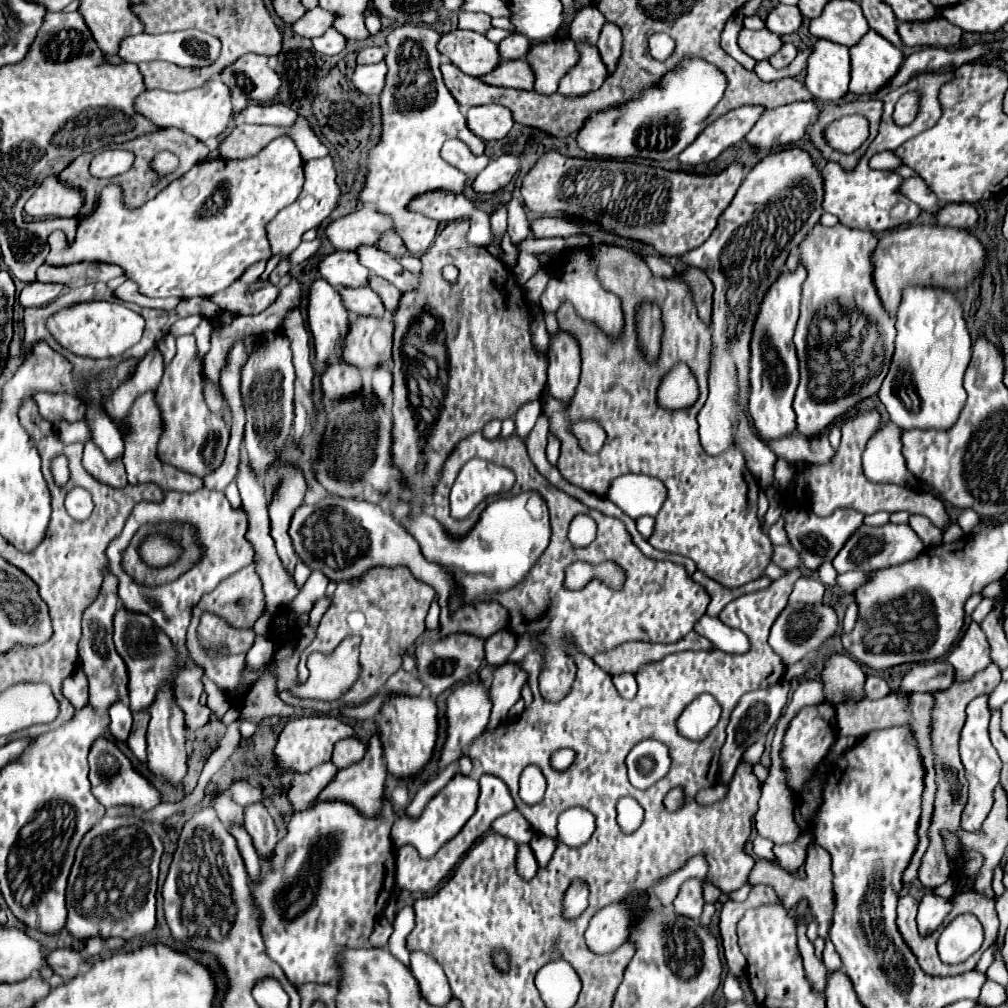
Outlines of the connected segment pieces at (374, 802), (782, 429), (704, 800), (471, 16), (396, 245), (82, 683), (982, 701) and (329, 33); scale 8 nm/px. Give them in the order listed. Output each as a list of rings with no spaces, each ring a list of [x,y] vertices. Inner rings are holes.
[[[374,734],[370,740],[370,748],[366,756],[362,758],[362,762],[348,766],[344,770],[338,770],[336,778],[332,778],[332,782],[320,792],[320,798],[316,798],[316,802],[340,800],[340,802],[348,802],[350,806],[356,806],[356,810],[360,810],[360,814],[364,814],[366,818],[380,818],[380,810],[384,802],[382,798],[384,778],[386,778],[386,764],[382,758],[382,744],[378,740],[378,734]]]
[[[802,264],[794,272],[780,272],[780,278],[768,288],[764,302],[760,302],[760,314],[752,328],[752,358],[750,358],[750,414],[758,432],[772,440],[790,434],[796,428],[796,414],[792,410],[794,392],[798,386],[798,358],[794,350],[794,328],[798,322],[800,294],[806,280]]]
[[[718,783],[714,787],[700,791],[695,800],[702,805],[710,805],[716,801],[722,800],[728,792],[728,784]]]
[[[460,12],[458,14],[458,28],[474,30],[474,32],[486,32],[490,28],[490,16],[484,12]]]
[[[388,230],[388,234],[382,234],[382,236],[380,236],[378,248],[390,252],[390,254],[396,256],[396,258],[400,258],[402,254],[406,254],[406,246],[404,246],[402,238],[400,238],[394,230]]]
[[[74,672],[64,680],[62,686],[62,694],[70,700],[70,704],[76,710],[82,710],[88,702],[88,682],[86,682],[85,674],[82,672]]]
[[[988,696],[974,698],[968,704],[966,714],[968,714],[968,720],[966,720],[962,734],[960,734],[960,756],[962,756],[962,764],[966,768],[966,778],[970,782],[970,790],[968,790],[970,798],[968,798],[968,804],[962,812],[962,828],[964,830],[978,830],[992,808],[992,792],[1000,780],[998,776],[1000,776],[1002,762],[1000,762],[1000,758],[998,758],[994,746],[990,744],[990,738],[988,738],[988,720],[990,720]]]
[[[332,28],[332,30],[326,30],[326,34],[320,38],[312,38],[312,44],[318,52],[322,52],[326,56],[334,56],[334,54],[340,54],[344,50],[346,38]]]

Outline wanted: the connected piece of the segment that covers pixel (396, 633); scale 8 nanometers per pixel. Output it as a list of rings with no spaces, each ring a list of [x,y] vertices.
[[[376,566],[360,576],[360,582],[356,586],[342,582],[338,584],[334,596],[332,596],[332,606],[328,612],[322,616],[316,638],[312,644],[300,654],[298,662],[298,682],[308,680],[308,668],[306,660],[308,654],[312,652],[322,652],[322,654],[332,654],[336,646],[352,634],[358,634],[362,638],[360,642],[360,678],[356,680],[356,686],[348,690],[348,694],[342,694],[336,698],[336,702],[320,702],[320,700],[310,700],[310,698],[296,698],[290,690],[280,692],[280,700],[290,706],[306,708],[306,710],[316,710],[316,712],[328,712],[328,710],[340,710],[342,706],[358,706],[370,696],[378,694],[380,688],[386,684],[388,676],[394,674],[400,664],[402,664],[402,654],[416,642],[416,638],[426,630],[424,628],[424,618],[430,608],[430,602],[434,598],[434,590],[416,580],[408,568],[398,566],[398,568],[386,568],[386,566]]]

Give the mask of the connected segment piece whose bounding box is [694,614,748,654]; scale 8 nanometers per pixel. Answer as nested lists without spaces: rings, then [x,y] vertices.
[[[702,616],[694,630],[700,634],[700,636],[706,636],[718,650],[724,650],[724,652],[738,652],[742,654],[744,650],[748,650],[748,638],[744,634],[740,634],[740,630],[732,630],[732,628],[726,628],[718,618],[712,618],[712,616]]]

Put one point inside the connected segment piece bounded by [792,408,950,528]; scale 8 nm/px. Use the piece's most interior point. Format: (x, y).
(838, 484)

